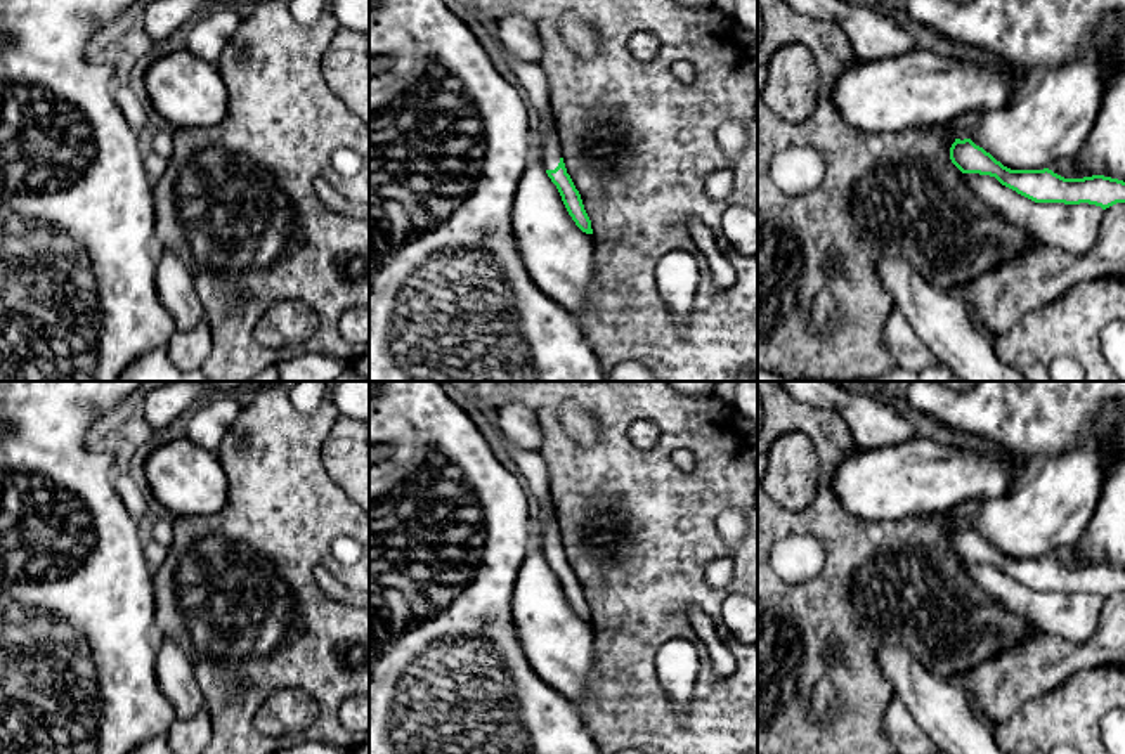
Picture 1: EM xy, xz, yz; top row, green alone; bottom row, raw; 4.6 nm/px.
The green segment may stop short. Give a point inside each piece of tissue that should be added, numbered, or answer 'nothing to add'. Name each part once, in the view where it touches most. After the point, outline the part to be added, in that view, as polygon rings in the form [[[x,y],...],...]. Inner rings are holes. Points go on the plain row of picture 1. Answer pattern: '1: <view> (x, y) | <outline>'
1: xz (550, 545) | [[[553,515],[543,525],[541,551],[544,553],[546,558],[555,558],[560,551],[560,546],[562,546],[560,529]]]

